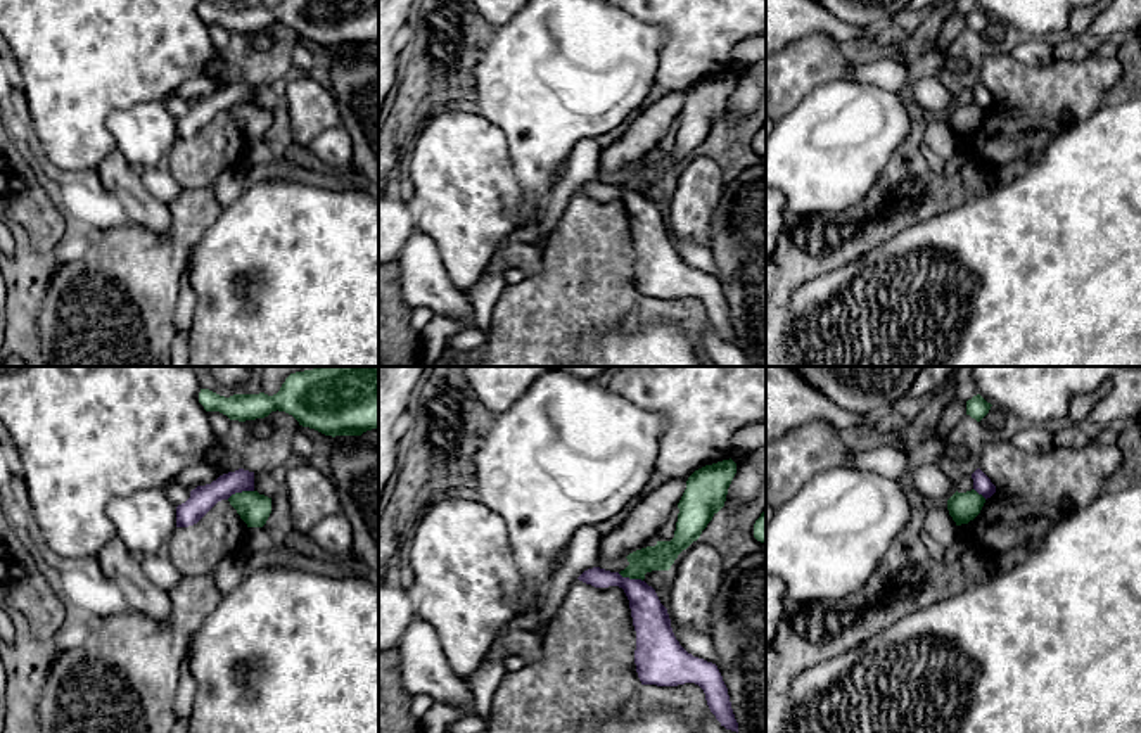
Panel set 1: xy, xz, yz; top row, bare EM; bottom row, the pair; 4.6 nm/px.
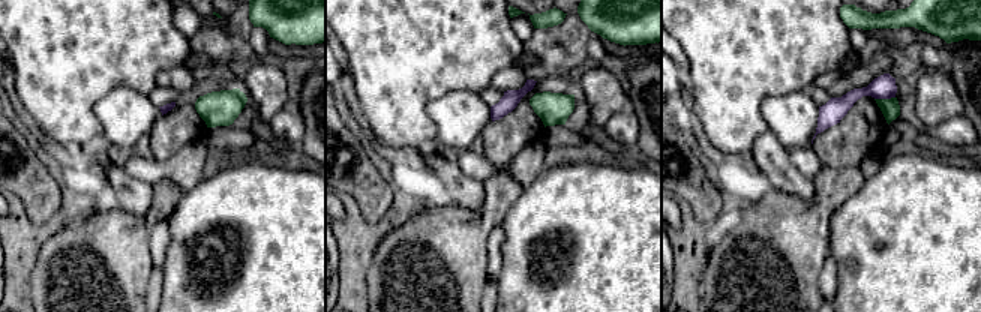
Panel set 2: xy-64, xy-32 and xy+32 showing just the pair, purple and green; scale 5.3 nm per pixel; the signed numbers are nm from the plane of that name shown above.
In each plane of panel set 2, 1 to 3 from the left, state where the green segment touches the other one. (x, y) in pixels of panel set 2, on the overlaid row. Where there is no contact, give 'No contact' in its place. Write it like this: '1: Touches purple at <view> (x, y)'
1: No contact
2: No contact
3: Touches purple at xy+32 (884, 98)

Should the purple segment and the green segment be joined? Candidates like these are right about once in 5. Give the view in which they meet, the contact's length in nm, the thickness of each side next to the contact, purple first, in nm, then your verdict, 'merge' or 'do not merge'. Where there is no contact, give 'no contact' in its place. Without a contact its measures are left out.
contact in xy; length 130 nm; calibres 120 and 150 nm; do not merge

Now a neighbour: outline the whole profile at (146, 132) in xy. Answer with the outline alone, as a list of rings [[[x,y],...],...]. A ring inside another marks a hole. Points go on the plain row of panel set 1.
[[[157,100],[112,111],[107,116],[107,128],[119,154],[140,171],[164,164],[176,142],[176,119]]]

